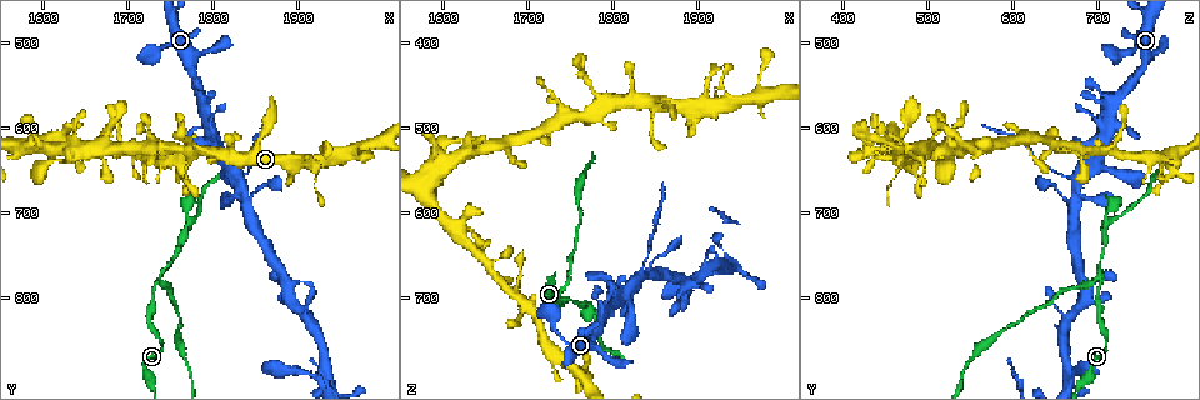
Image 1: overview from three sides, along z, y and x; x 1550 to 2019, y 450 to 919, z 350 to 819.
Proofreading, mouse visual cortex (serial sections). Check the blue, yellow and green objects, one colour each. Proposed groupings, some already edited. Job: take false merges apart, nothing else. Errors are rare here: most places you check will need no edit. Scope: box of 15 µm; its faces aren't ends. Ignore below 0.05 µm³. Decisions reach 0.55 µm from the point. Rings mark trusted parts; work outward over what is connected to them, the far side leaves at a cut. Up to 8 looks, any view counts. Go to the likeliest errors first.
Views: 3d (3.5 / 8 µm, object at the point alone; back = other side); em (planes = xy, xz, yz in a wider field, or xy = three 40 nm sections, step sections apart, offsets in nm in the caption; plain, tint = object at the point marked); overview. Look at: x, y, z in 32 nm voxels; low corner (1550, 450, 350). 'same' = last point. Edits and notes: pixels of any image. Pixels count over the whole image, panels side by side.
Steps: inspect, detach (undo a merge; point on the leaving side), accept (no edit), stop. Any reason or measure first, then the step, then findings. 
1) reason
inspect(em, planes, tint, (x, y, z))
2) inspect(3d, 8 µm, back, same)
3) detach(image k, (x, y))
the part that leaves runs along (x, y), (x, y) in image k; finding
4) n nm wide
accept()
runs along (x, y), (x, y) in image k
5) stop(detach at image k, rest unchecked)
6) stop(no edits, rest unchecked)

three-way junction
inspect(em, planes, tint, (1735, 780, 700))

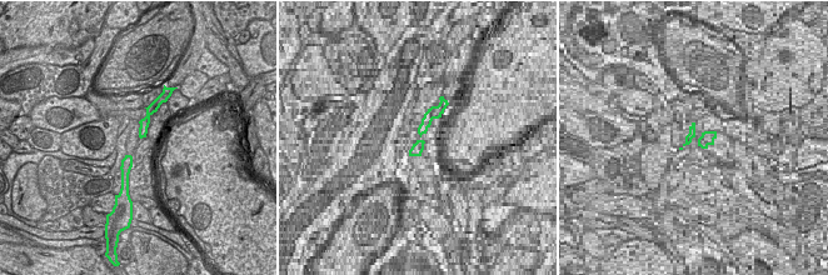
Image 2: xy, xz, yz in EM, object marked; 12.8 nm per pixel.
inspect(3d, 3.5 µm, same)

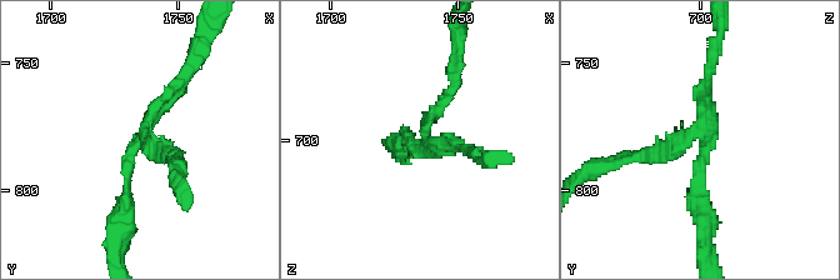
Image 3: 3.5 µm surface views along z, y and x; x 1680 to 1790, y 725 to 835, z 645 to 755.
130 nm wide
accept()
runs along (121, 214), (129, 153), (190, 69) in image 3; continuous, no second cell

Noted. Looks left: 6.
arms part here
inspect(3d, 3.5 µm, (1775, 715, 710))

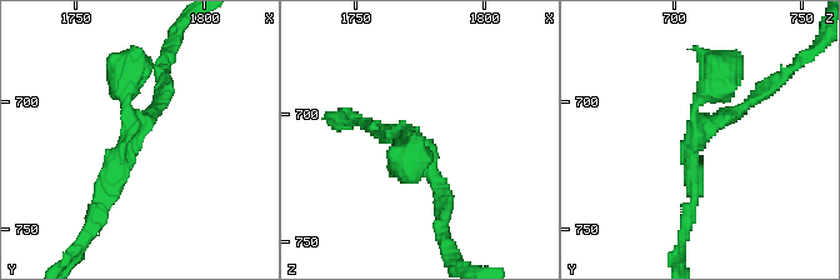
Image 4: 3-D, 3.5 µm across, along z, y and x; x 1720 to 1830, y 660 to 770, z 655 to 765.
3 arms; arms of 200, 200, 350 nm; now the EM
inspect(em, planes, tint, (1770, 713, 709))

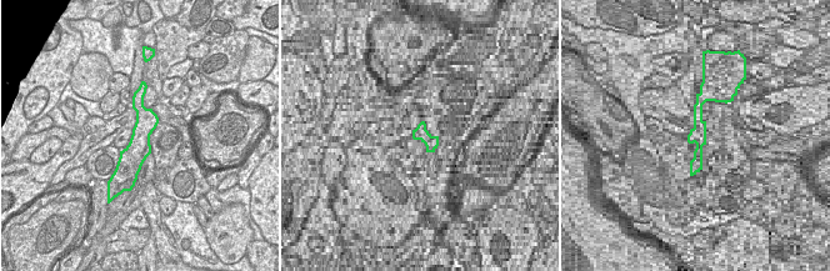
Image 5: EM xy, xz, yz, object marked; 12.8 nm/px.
accept()
runs along (95, 208), (130, 135), (134, 63) in image 4; one cell here

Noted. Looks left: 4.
sudden change in width
inspect(3d, 8 µm, (1650, 620, 660))

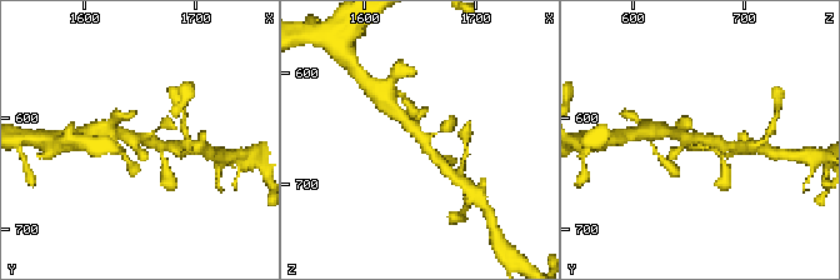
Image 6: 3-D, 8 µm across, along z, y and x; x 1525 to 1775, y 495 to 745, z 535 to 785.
inspect(em, xy, step 3, tint, (1652, 618, 660))

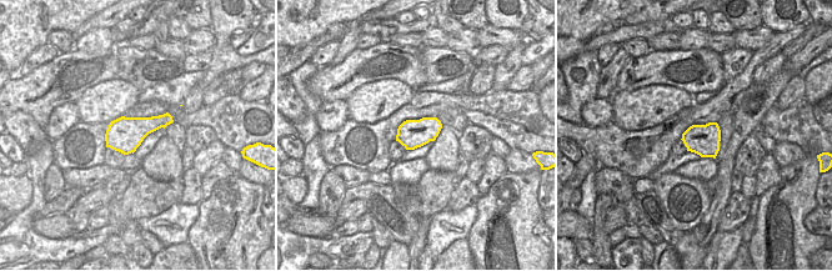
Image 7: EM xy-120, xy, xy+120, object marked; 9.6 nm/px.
accept()
runs along (398, 113), (443, 165) in image 6; all the same cell

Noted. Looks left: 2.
stop(no edits, rest unchecked)

